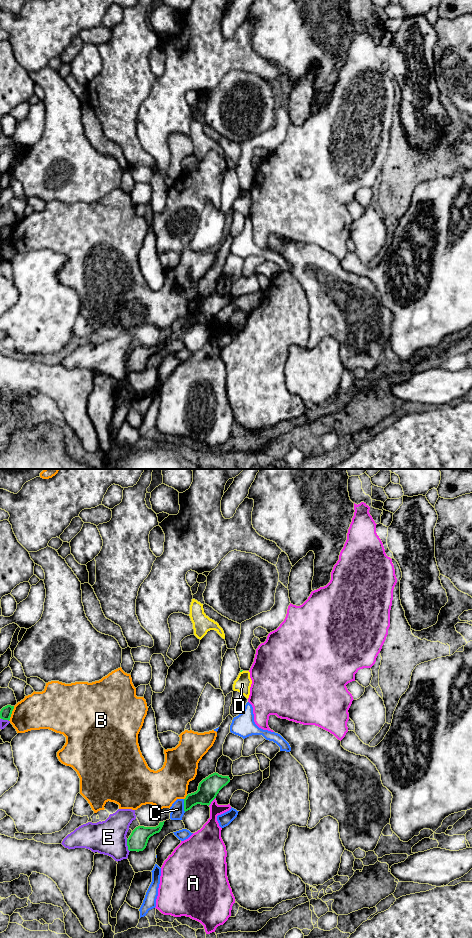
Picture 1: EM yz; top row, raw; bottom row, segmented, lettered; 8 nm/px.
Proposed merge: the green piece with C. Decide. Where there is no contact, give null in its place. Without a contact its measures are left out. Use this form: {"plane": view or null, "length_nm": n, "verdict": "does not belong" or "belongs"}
{"plane": "yz", "length_nm": 110, "verdict": "does not belong"}

